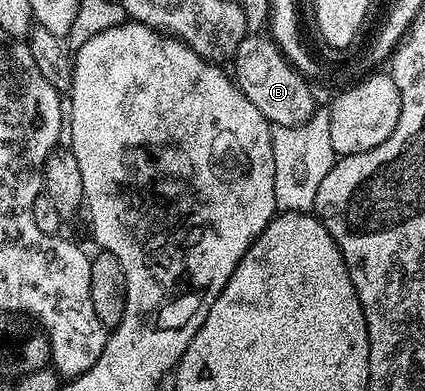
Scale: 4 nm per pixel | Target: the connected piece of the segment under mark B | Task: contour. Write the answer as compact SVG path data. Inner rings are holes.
M246 35L232 58L232 76L238 89L259 107L259 111L274 126L301 125L315 112L310 82L287 60L276 41L265 35Z

